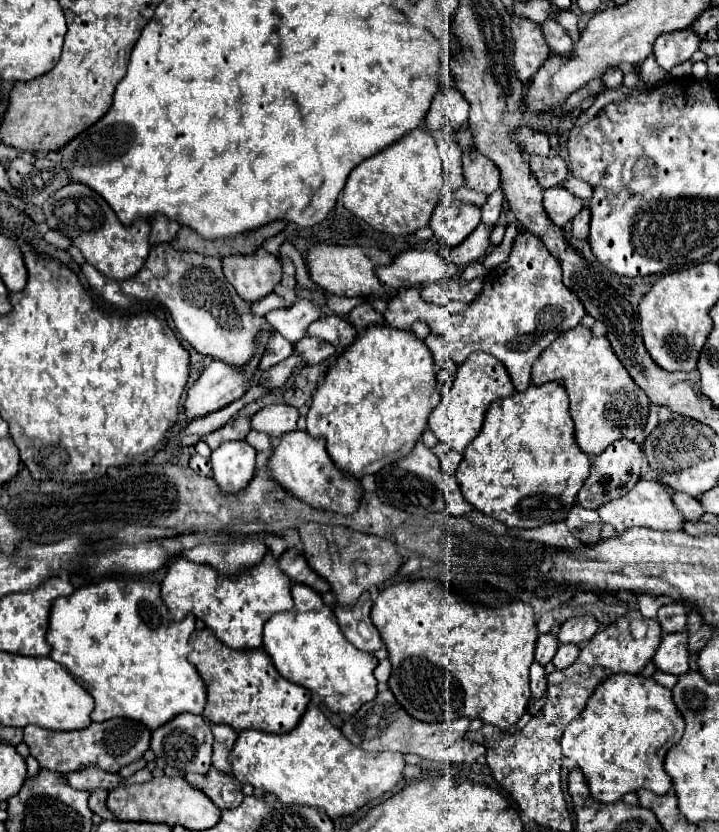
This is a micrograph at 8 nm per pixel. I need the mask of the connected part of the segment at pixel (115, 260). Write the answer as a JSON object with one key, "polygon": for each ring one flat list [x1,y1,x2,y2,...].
{"polygon":[[71,182,57,190,53,196,49,196,41,210,45,214,45,224,51,230,59,230,67,238,71,238,71,244,83,252,85,260,107,278,127,280,143,268,149,254,147,220,137,220,131,228,125,228,101,196,77,182]]}

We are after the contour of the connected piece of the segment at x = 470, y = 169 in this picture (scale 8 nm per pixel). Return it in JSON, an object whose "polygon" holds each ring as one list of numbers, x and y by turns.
{"polygon":[[478,150,465,153,462,156,463,178,465,186,491,194,497,190,501,178,499,178,499,168,490,160,483,156]]}

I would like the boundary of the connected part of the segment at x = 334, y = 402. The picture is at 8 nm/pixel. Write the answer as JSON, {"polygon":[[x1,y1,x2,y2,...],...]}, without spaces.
{"polygon":[[369,326,367,334,357,338,345,350,345,354,337,360,337,366,329,370,325,382,317,388,313,404,307,412,307,432,313,438,325,438,327,452,335,466,361,480,365,474,377,474,383,464,393,464,413,450,427,428,431,410,439,404,439,400,441,390,437,388,433,358,425,344,407,330]]}

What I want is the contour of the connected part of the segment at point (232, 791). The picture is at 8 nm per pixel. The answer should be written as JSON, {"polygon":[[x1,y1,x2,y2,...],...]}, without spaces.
{"polygon":[[211,766,207,776,203,774,185,774,183,776,191,786,209,796,219,808,235,808,243,800,242,784,233,776,227,776]]}

